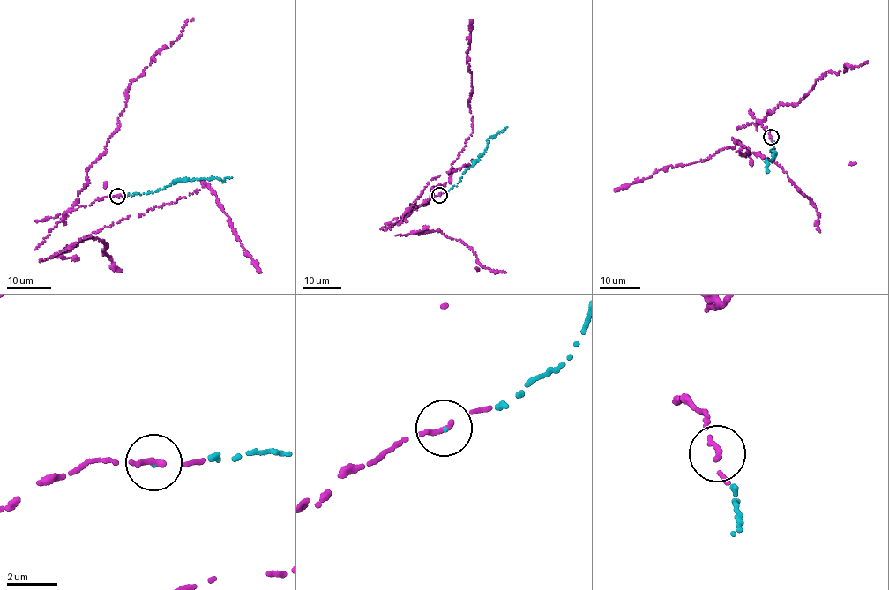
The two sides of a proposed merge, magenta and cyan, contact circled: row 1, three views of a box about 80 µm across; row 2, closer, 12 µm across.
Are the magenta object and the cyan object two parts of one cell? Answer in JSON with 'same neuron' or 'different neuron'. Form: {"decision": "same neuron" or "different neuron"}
{"decision": "different neuron"}

